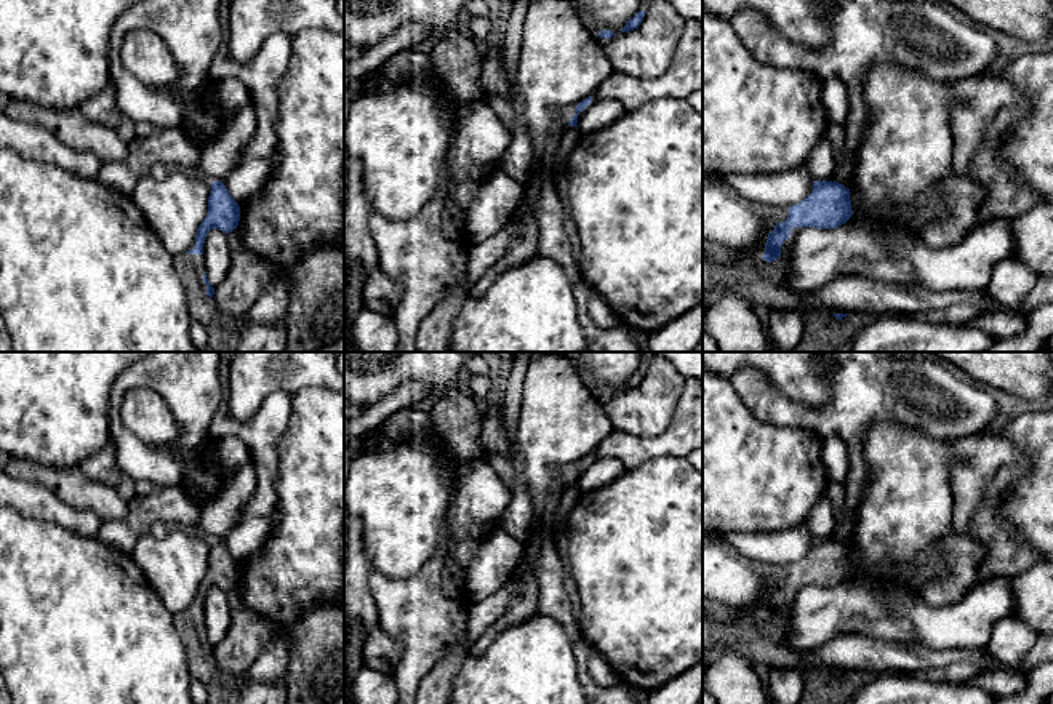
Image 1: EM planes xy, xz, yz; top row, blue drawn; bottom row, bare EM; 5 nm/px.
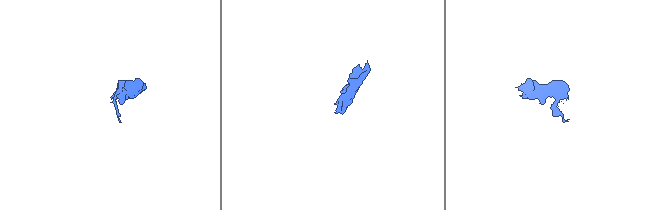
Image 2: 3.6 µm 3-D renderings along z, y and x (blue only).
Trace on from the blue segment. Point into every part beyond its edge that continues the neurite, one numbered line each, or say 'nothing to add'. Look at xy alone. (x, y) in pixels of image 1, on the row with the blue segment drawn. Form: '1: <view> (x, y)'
1: xy (189, 268)

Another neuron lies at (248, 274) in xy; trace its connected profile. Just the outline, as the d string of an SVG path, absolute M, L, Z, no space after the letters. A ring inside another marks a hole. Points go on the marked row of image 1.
M238 227L229 232L230 267L213 294L219 320L230 325L243 323L256 299L272 282L275 272L275 267L253 253L242 237L243 230Z

